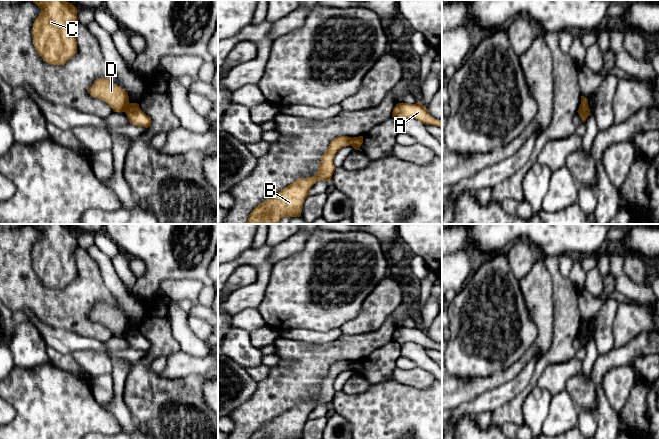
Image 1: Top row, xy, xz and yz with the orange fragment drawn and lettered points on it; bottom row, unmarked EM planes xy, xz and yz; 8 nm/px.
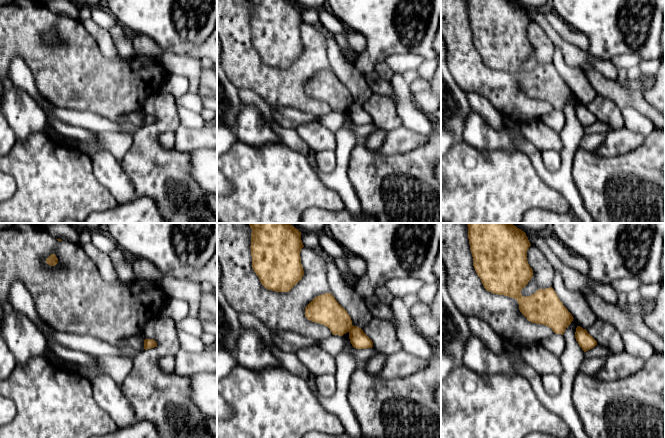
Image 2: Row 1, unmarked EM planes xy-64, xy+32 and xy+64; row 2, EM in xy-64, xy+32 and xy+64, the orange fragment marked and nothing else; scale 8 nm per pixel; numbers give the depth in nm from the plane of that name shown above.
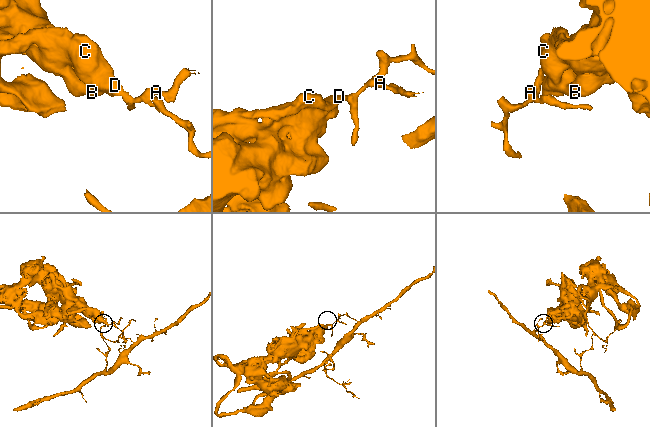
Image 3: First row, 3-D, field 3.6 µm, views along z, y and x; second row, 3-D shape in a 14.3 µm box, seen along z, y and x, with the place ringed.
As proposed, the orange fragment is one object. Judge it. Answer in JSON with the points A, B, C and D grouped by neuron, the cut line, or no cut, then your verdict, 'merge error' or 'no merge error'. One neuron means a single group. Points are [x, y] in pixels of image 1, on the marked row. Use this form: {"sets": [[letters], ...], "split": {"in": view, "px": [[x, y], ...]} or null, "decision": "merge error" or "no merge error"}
{"sets": [["A"], ["B", "C", "D"]], "split": {"in": "xy", "px": [[129, 103], [124, 111]]}, "decision": "merge error"}

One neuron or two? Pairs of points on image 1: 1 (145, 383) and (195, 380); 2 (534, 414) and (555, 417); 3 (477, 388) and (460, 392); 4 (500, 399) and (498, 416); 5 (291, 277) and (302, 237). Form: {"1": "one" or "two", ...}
{"1": "one", "2": "two", "3": "one", "4": "two", "5": "two"}

